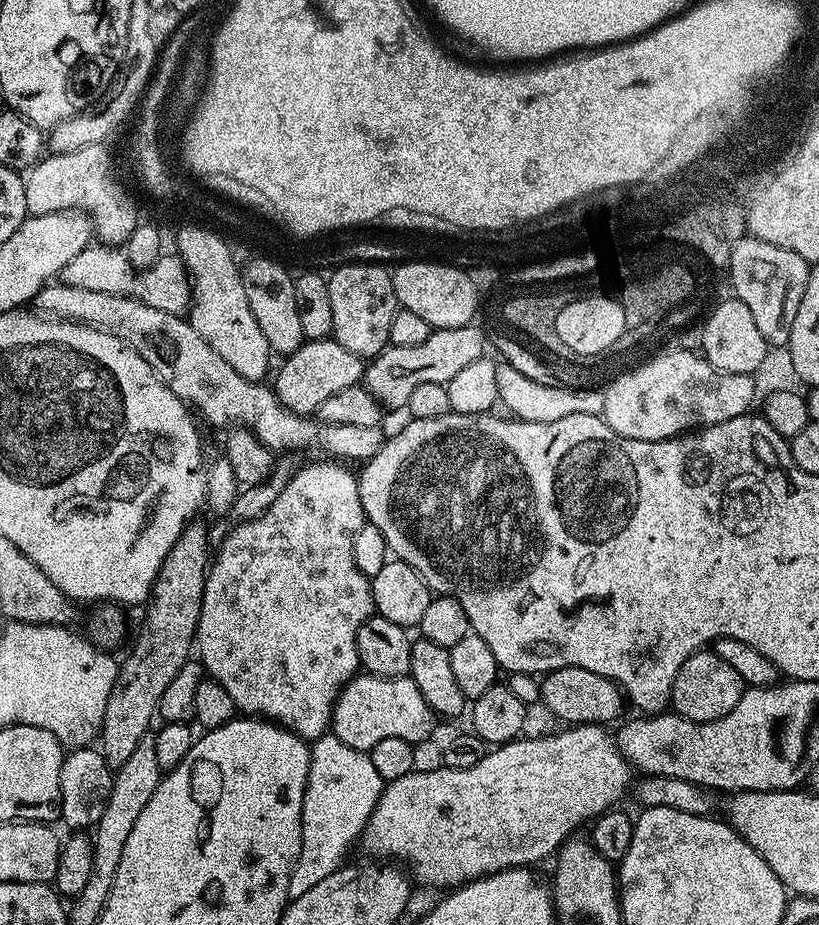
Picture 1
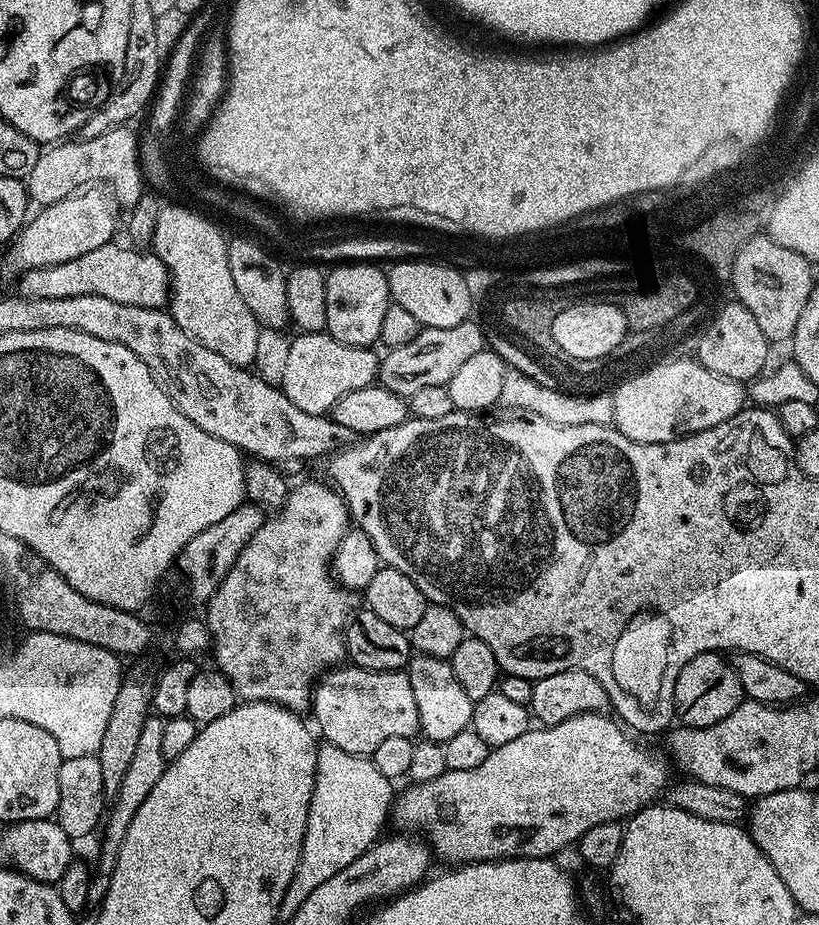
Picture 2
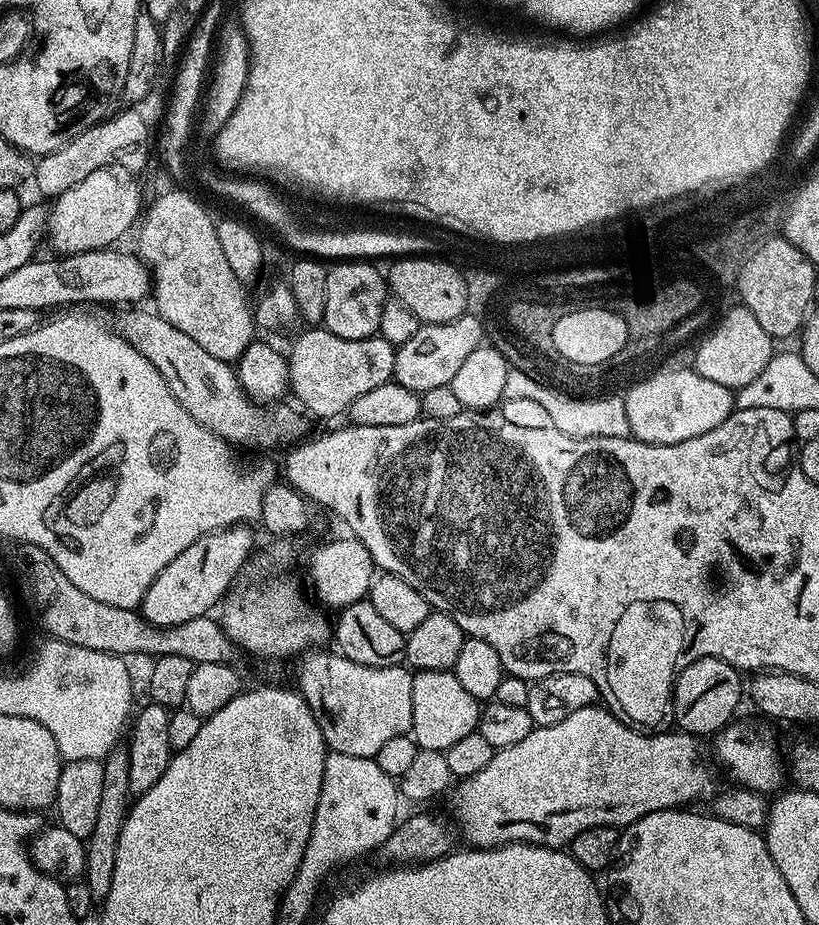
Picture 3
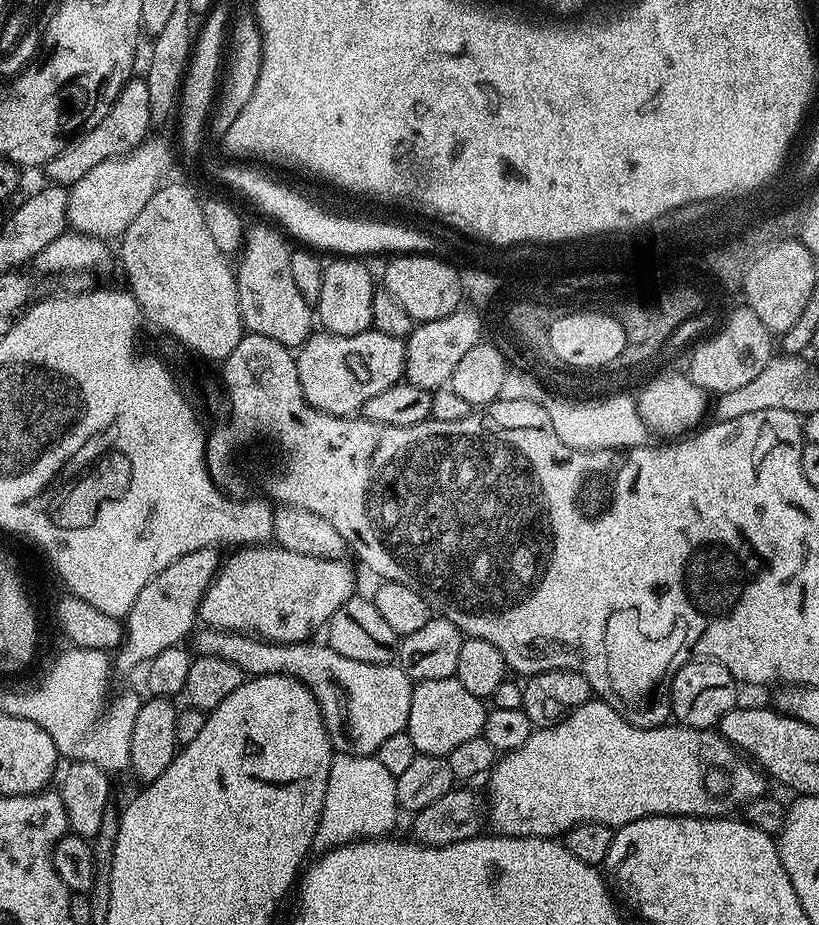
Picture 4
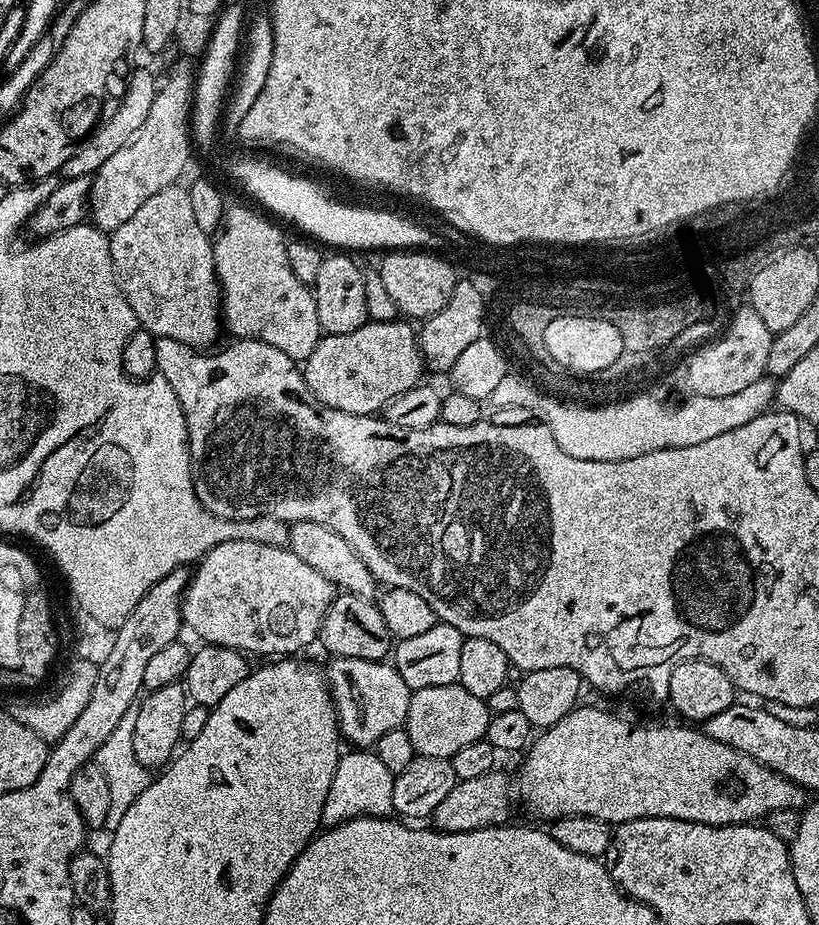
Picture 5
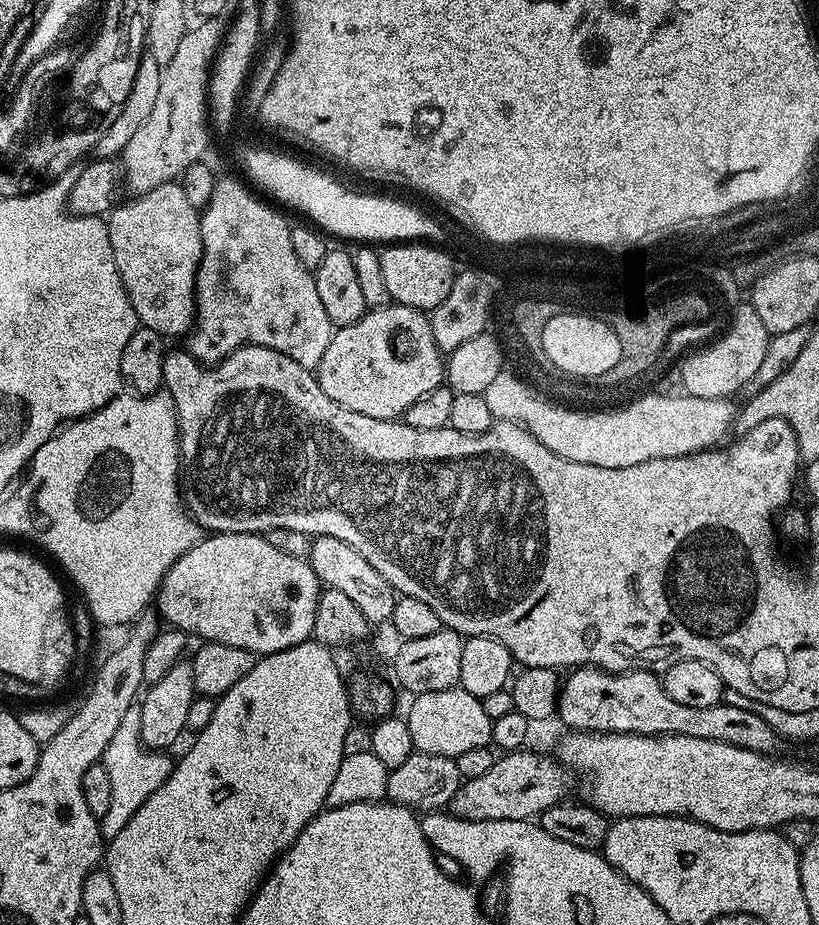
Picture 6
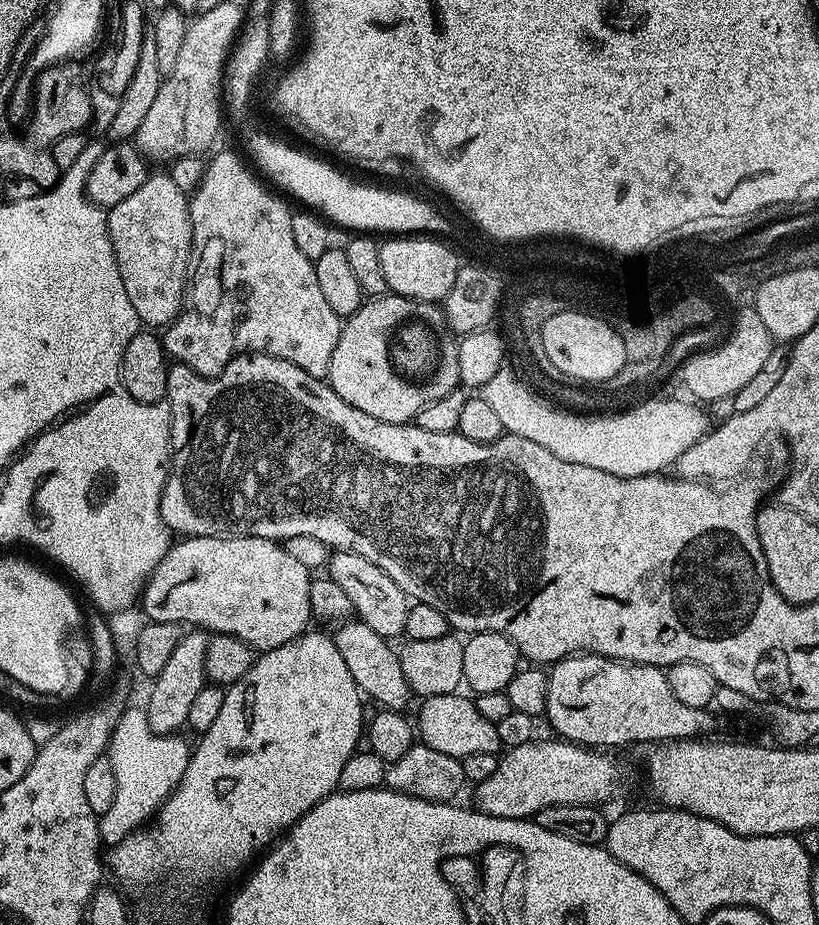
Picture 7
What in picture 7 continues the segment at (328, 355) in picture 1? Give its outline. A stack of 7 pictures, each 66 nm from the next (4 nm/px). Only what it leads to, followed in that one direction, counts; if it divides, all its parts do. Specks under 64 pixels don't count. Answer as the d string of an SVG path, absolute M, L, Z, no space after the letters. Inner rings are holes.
M389 294L365 299L353 316L343 321L338 346L330 358L326 383L362 414L378 418L378 422L407 424L430 402L450 394L460 384L458 374L457 341L444 321L444 309L431 300L411 300L405 296Z

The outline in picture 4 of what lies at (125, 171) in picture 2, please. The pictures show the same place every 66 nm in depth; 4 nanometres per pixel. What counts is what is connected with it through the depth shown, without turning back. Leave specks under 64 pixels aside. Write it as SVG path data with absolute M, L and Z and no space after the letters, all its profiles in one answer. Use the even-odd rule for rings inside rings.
M129 78L124 83L124 89L118 94L114 106L110 106L110 114L106 114L106 118L102 118L102 122L98 122L98 126L94 126L94 130L90 130L74 142L70 142L70 146L66 146L66 150L62 150L62 154L58 154L58 158L54 158L48 163L46 173L48 172L47 179L51 183L61 186L74 185L78 182L78 178L90 174L90 170L94 170L94 166L98 166L98 162L110 160L114 156L123 156L125 152L131 152L148 139L152 128L149 91L144 78L136 79Z

